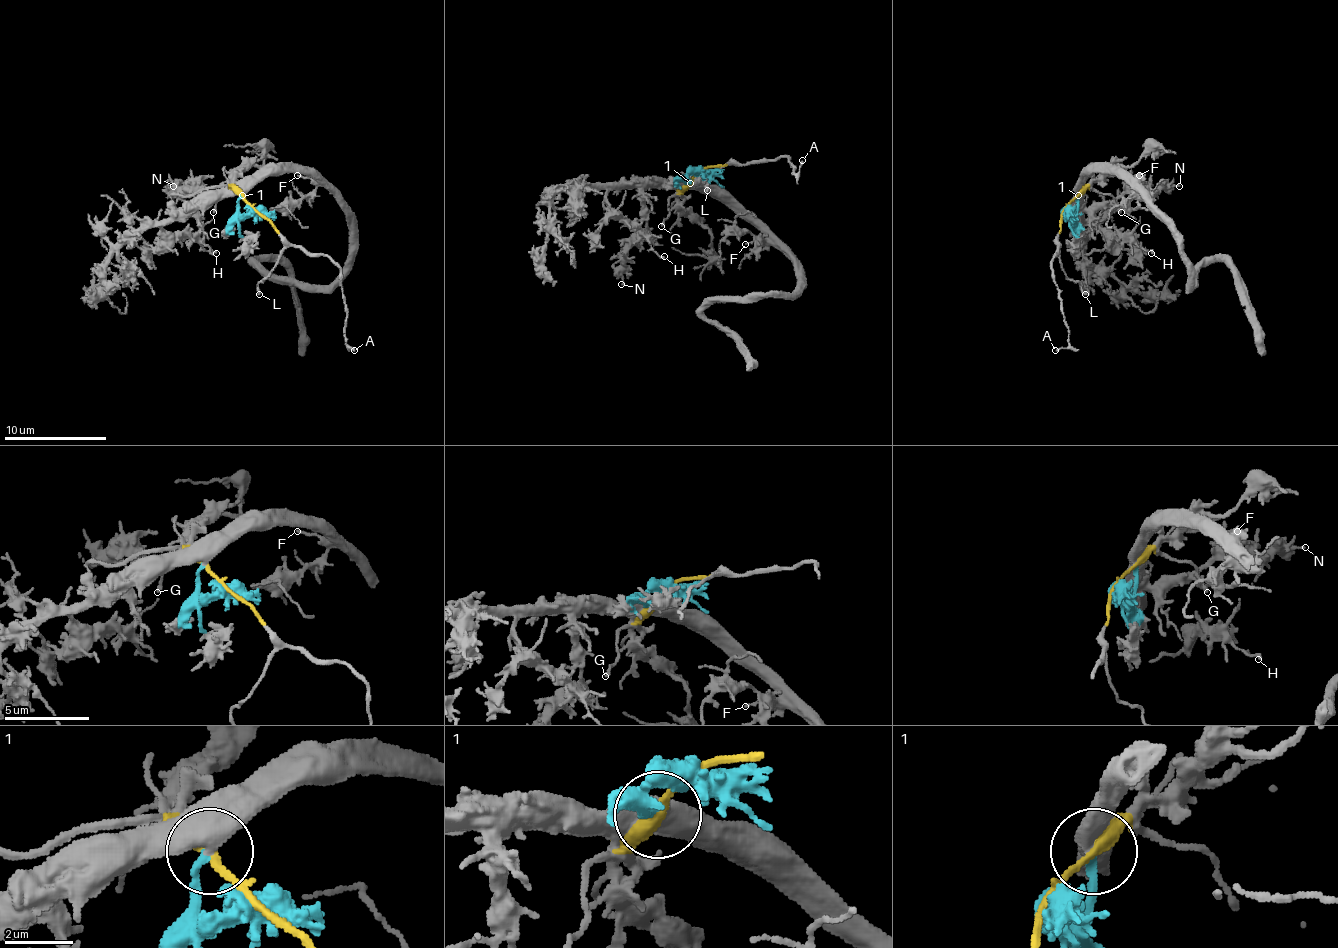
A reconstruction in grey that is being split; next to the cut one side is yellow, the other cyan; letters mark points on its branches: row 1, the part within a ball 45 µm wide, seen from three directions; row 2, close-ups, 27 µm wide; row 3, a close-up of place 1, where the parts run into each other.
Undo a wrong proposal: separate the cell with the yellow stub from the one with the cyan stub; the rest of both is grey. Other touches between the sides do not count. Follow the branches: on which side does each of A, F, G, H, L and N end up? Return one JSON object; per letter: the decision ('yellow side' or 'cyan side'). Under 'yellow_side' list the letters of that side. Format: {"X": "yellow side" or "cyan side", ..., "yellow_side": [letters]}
{"A": "yellow side", "F": "cyan side", "G": "yellow side", "H": "cyan side", "L": "yellow side", "N": "cyan side", "yellow_side": ["A", "G", "L"]}

